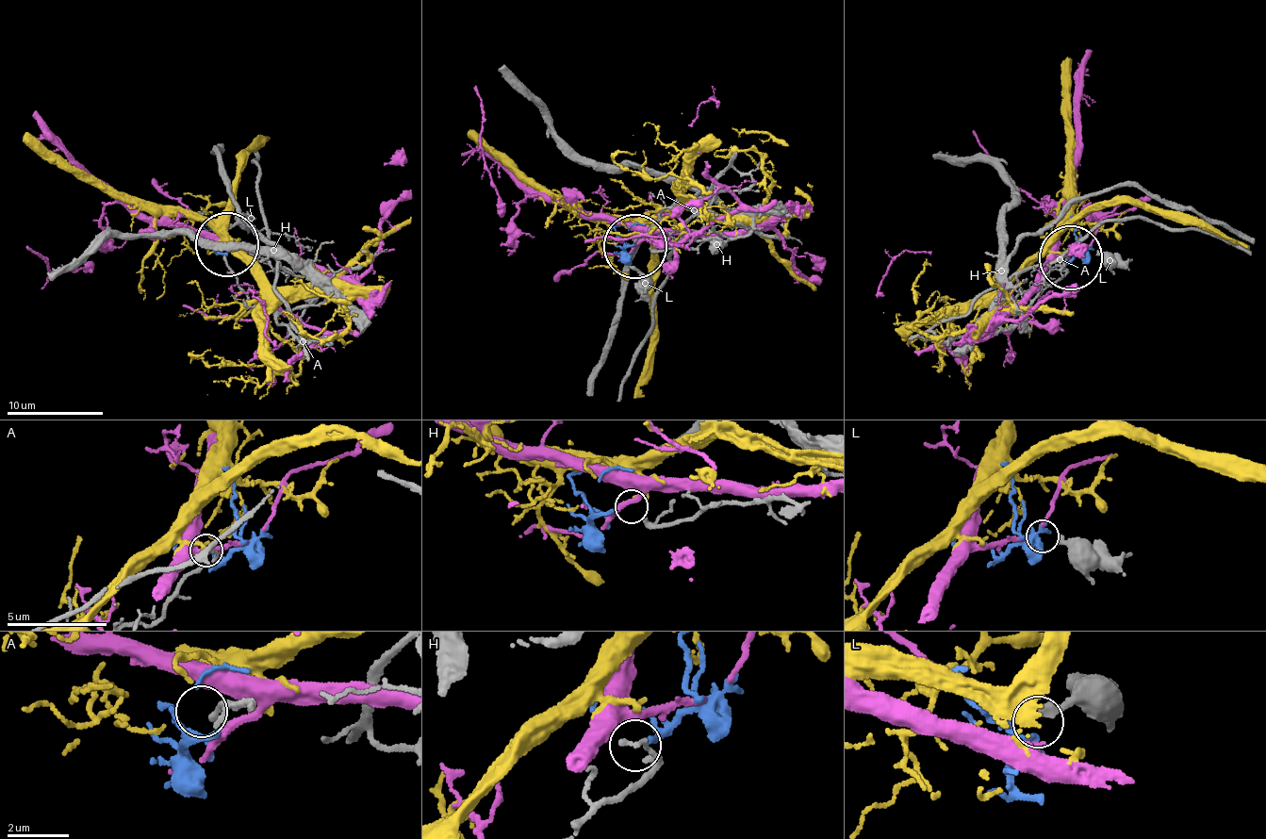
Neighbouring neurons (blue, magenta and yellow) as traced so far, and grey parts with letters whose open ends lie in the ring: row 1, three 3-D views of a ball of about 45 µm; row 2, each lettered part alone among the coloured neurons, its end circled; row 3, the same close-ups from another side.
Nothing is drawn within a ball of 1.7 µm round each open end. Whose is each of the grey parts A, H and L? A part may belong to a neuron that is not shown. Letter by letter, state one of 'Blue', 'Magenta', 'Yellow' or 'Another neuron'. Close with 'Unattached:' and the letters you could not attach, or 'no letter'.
A: Another neuron
H: Blue
L: Magenta
Unattached: A

